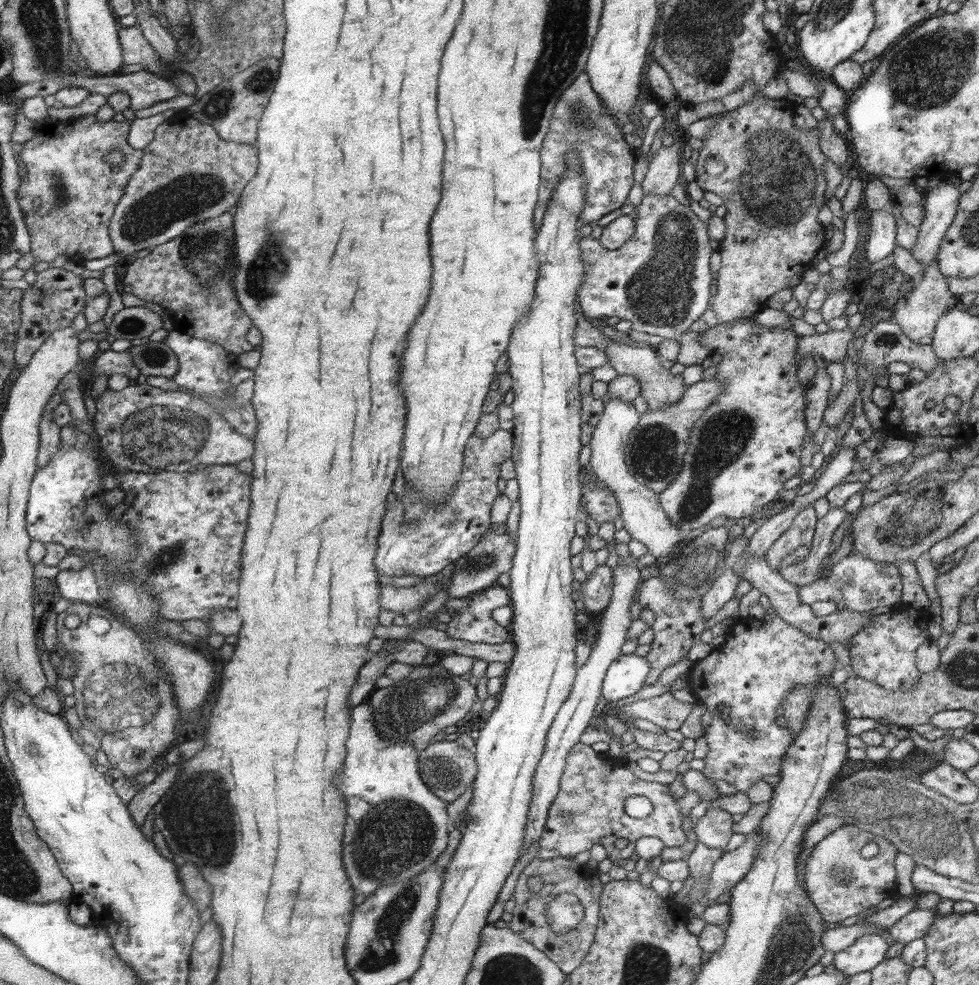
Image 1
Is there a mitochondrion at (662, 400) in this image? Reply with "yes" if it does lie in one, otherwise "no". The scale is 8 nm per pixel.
yes

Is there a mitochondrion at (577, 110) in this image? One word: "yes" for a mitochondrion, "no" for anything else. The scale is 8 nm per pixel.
yes

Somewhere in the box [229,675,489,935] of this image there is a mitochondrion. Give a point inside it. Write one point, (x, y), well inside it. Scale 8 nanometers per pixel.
(414, 835)

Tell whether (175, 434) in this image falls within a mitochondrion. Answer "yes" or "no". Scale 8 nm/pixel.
yes

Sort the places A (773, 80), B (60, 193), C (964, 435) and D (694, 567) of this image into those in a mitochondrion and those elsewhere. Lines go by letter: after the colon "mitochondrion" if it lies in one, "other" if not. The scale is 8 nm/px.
A: other
B: mitochondrion
C: other
D: mitochondrion

